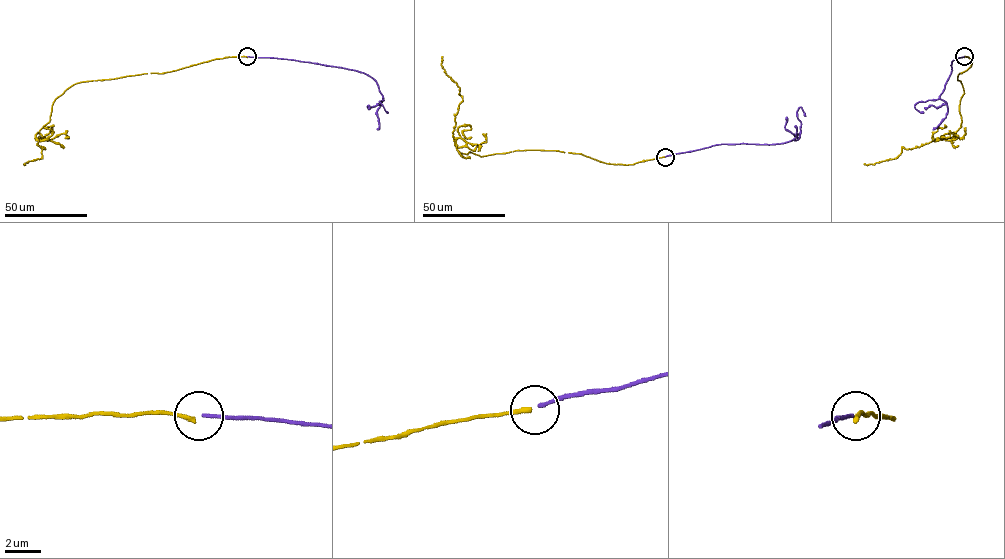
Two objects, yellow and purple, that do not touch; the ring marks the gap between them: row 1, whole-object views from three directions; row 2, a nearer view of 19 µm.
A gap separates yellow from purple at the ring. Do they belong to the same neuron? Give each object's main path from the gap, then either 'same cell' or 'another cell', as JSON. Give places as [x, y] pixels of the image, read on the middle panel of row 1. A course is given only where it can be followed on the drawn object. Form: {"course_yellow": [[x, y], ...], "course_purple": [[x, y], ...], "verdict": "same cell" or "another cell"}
{"course_yellow": [[664, 156], [632, 164], [553, 150], [461, 154], [453, 132], [462, 97], [441, 66], [442, 56]], "course_purple": [[665, 156], [722, 144], [789, 142], [800, 131], [797, 112], [800, 107], [805, 116]], "verdict": "another cell"}

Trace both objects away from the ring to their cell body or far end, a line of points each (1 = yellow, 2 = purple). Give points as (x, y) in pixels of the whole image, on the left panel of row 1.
1: (247, 56), (77, 83), (55, 100), (49, 121), (35, 134), (45, 149), (42, 158), (25, 164)
2: (248, 56), (294, 60), (364, 73), (376, 81), (383, 100), (379, 101), (388, 112)

